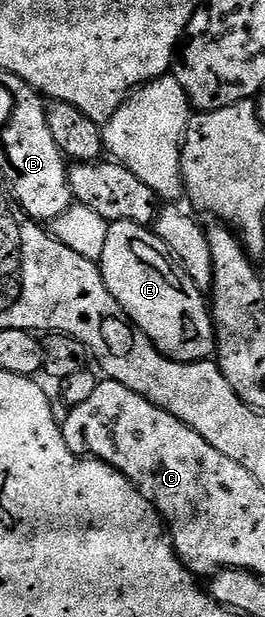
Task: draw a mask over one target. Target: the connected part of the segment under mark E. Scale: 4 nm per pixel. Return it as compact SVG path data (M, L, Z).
M111 223L105 228L106 240L102 243L100 266L108 285L108 293L116 297L118 304L134 326L139 327L154 343L161 355L167 355L178 363L200 363L209 360L216 351L214 320L207 296L187 279L169 249L149 226L141 223Z

